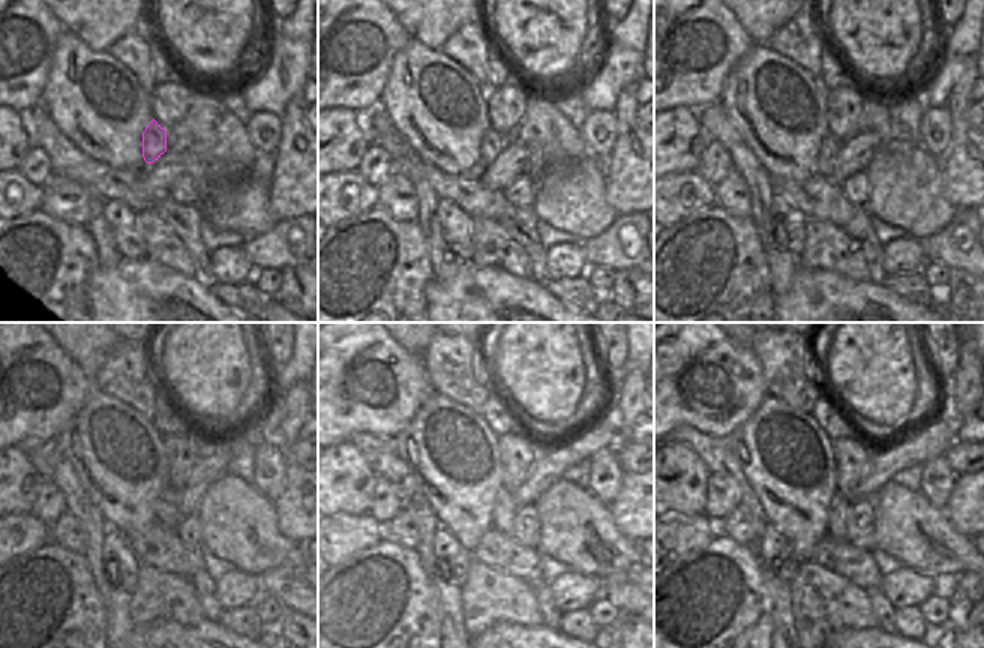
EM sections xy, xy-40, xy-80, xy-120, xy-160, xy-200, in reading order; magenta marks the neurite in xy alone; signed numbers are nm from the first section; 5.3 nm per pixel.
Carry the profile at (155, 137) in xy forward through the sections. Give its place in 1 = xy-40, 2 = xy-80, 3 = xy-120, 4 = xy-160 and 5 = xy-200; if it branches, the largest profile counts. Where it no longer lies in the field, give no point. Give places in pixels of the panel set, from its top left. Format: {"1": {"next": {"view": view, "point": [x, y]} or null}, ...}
{"1": {"next": {"view": "xy-40", "point": [492, 143]}}, "2": {"next": {"view": "xy-80", "point": [830, 146]}}, "3": {"next": {"view": "xy-120", "point": [165, 512]}}, "4": {"next": {"view": "xy-160", "point": [503, 515]}}, "5": {"next": {"view": "xy-200", "point": [837, 524]}}}

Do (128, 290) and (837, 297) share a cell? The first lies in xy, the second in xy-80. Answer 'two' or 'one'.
one

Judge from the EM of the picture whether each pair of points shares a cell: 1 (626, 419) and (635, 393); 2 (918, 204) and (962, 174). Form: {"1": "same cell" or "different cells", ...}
{"1": "same cell", "2": "different cells"}

